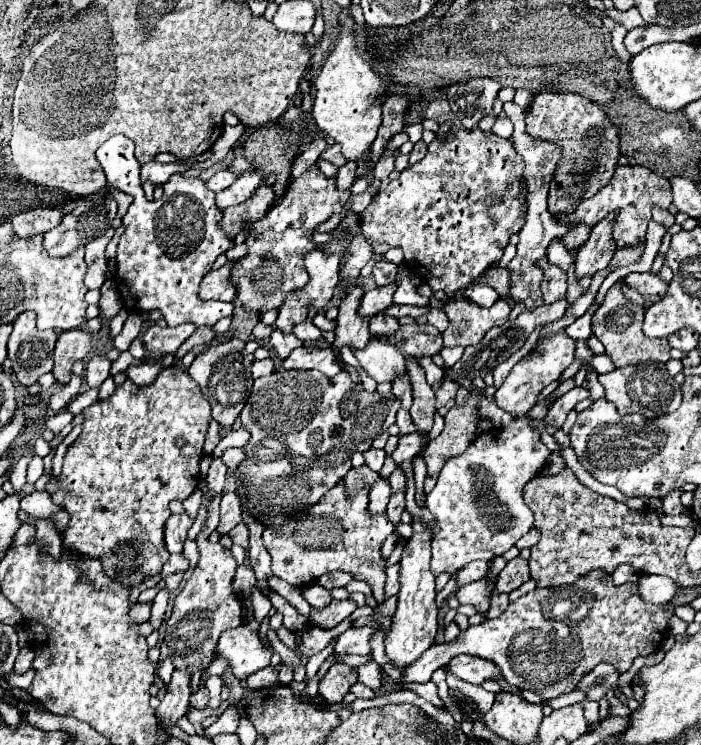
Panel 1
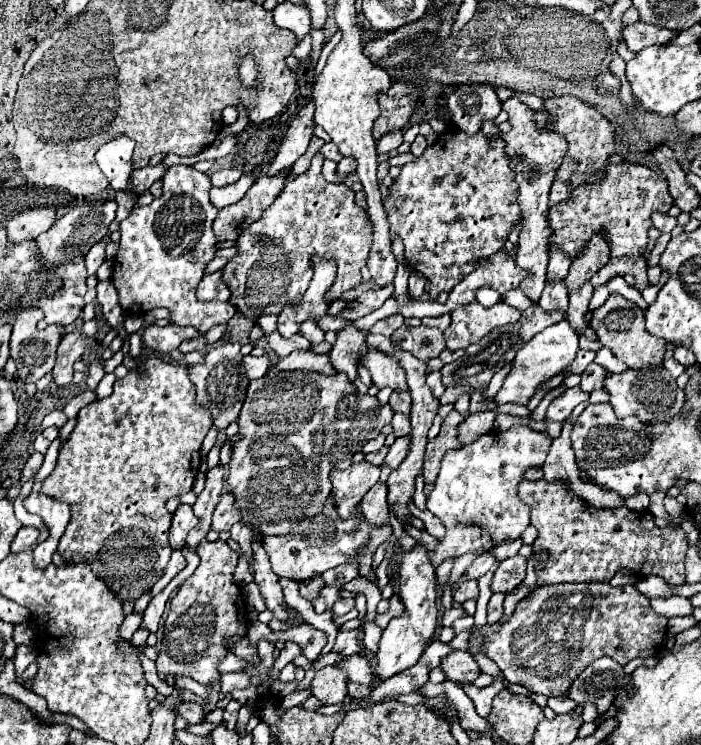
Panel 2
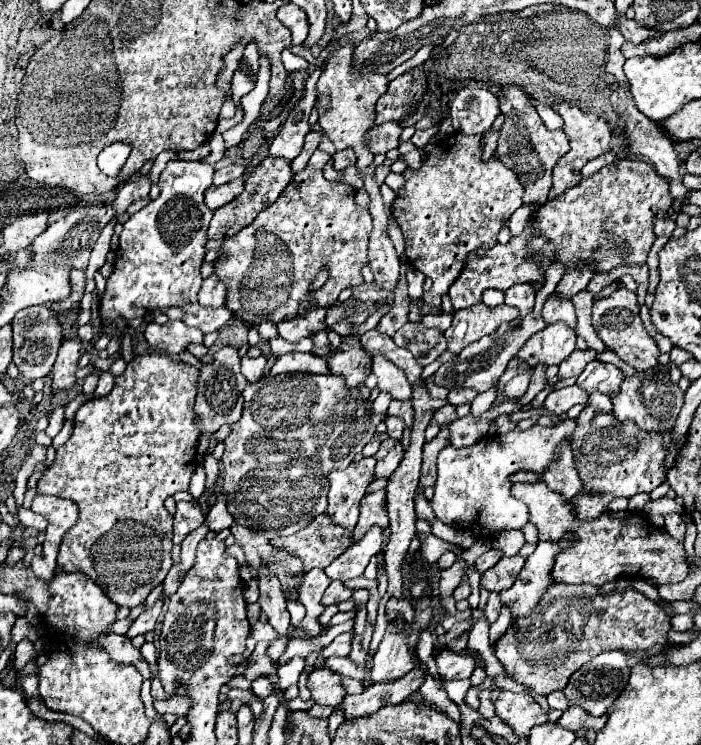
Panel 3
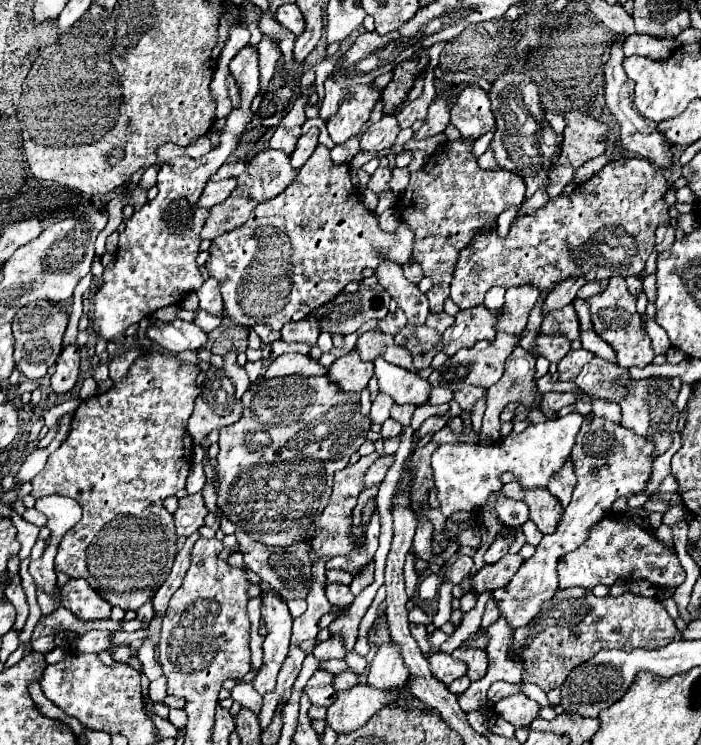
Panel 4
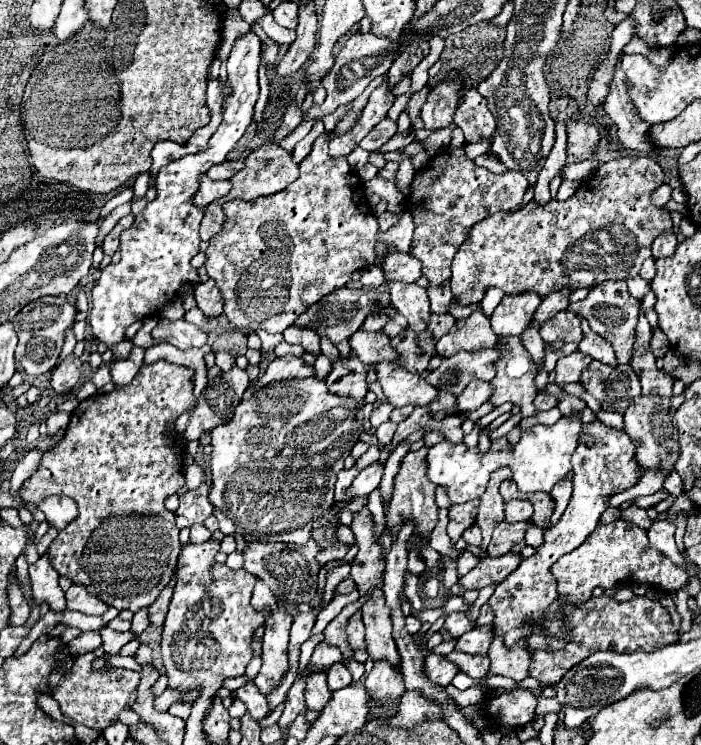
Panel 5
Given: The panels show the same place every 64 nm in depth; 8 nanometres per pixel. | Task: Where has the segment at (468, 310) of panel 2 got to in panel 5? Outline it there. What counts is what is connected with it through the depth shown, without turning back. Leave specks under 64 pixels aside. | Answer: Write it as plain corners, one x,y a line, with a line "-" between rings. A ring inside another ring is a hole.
478,310
468,318
456,320
454,328
436,342
436,354
450,358
460,350
478,352
480,348
494,348
494,344
496,334
490,328
490,320
482,314
482,310

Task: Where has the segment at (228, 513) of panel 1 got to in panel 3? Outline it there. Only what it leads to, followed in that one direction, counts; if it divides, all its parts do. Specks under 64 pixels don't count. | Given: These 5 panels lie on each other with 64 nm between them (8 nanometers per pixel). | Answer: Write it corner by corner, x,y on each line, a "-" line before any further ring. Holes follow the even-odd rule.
218,496
218,502
210,508
210,512
208,512
208,516
206,516
208,528
214,530
214,532
220,532
220,530
224,530
224,528
230,528
232,522
234,522
234,520
232,520
232,516
230,516
228,510
226,510
224,498

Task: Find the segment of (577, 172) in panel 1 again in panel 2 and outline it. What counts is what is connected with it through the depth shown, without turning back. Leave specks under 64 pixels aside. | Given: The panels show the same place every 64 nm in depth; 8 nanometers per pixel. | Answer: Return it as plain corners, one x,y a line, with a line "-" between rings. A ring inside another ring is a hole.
554,96
544,100
544,112
536,112
534,118
540,129
560,132
570,146
562,166
556,170
556,178
549,193
550,204
564,202
576,186
584,182
592,182
598,176
602,176
604,166
608,164
608,156
614,154
614,128
596,108
572,96
-
548,114
556,116
556,126
548,126

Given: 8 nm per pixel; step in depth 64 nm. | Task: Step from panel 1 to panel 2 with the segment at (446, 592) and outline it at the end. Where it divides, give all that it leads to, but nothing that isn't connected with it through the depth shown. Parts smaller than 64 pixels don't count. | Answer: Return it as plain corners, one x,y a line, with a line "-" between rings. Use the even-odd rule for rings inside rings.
468,553
454,561
453,568
451,570
451,574
449,577
450,584
455,584
459,578
463,575
466,569
472,564
472,562
476,559
476,553

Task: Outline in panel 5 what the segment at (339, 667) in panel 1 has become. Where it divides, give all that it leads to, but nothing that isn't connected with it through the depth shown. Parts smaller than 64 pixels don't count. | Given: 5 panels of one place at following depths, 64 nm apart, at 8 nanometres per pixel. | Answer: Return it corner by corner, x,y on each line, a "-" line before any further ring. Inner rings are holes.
316,672
316,674
306,676
304,696
306,696
306,708
308,708
308,710
320,712
320,710
324,708
324,704
326,704
326,702
330,700
330,696
332,696
332,692
330,692
328,686
326,686
326,674
324,674
324,672

